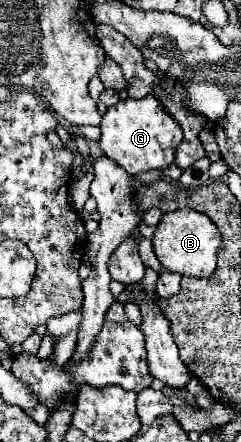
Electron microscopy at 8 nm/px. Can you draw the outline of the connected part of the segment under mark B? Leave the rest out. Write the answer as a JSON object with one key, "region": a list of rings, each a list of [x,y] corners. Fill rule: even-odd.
{"region":[[[176,209],[164,213],[154,233],[154,253],[164,269],[190,277],[210,277],[216,269],[216,249],[220,247],[220,233],[216,225],[194,209]]]}

